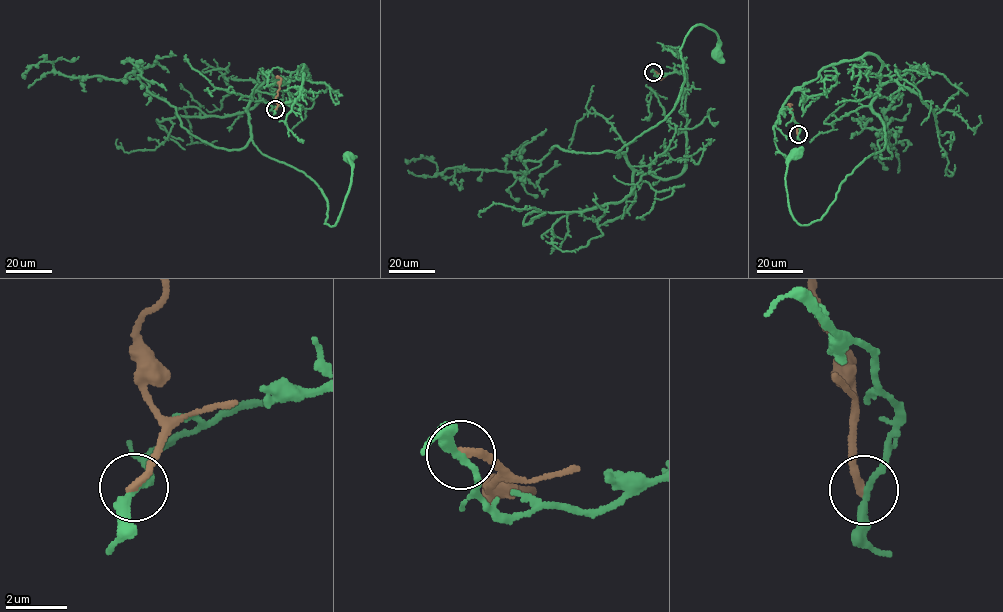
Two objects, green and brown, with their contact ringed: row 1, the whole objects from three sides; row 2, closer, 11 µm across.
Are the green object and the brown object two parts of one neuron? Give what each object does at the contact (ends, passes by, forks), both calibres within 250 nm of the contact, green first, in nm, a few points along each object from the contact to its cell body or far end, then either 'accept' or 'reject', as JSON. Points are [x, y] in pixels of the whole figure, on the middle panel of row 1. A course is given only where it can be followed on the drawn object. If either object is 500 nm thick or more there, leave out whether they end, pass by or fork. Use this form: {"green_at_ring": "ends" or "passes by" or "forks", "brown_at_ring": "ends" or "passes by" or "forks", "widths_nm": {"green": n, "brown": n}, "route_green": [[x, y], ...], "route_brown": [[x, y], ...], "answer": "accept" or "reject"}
{"green_at_ring": "passes by", "brown_at_ring": "ends", "widths_nm": {"green": 200, "brown": 280}, "route_green": [[653, 72], [688, 86], [686, 163], [666, 179], [618, 151], [674, 107], [691, 28], [716, 54]], "route_brown": [[653, 72], [665, 76], [660, 80]], "answer": "reject"}

